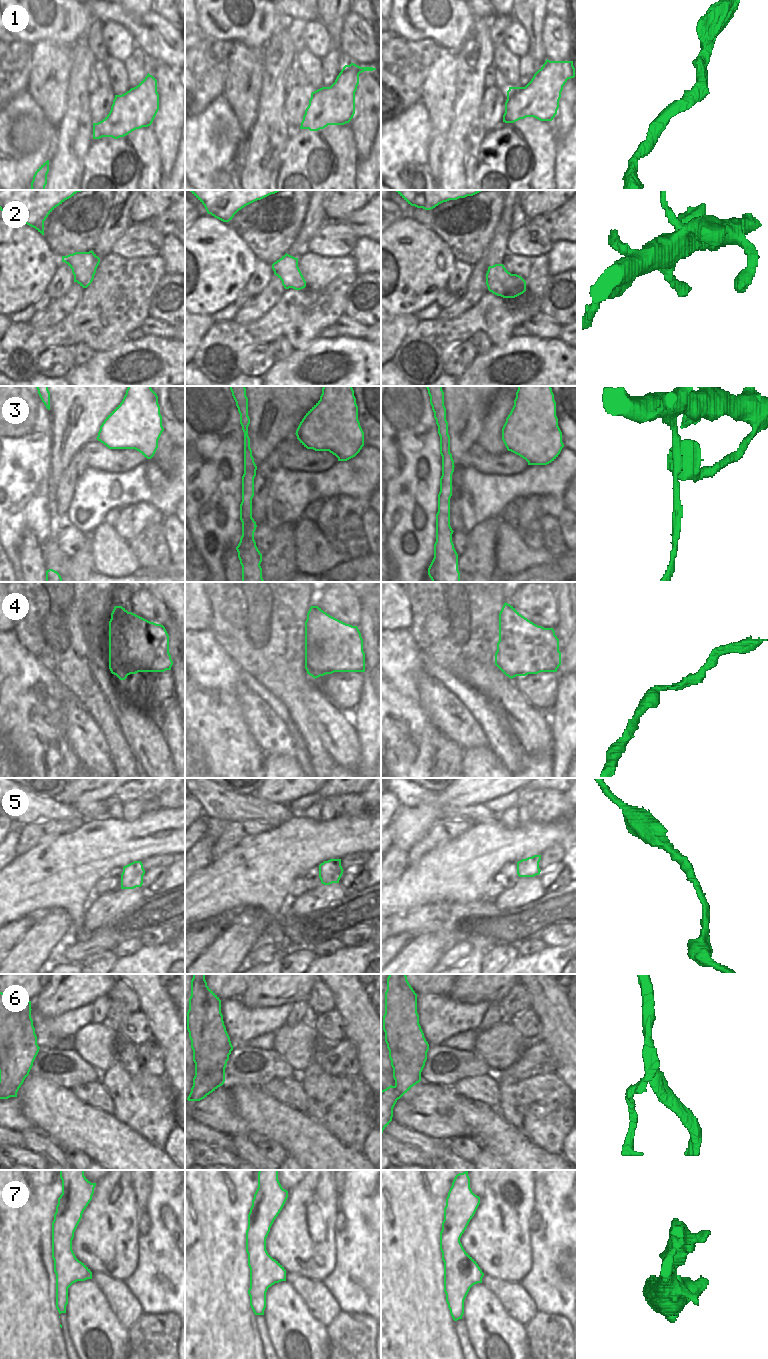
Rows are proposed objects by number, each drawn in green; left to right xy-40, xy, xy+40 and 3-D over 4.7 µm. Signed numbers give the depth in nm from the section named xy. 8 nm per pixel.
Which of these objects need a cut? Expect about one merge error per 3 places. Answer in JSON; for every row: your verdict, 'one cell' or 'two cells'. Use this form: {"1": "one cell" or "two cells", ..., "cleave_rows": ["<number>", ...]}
{"1": "two cells", "2": "one cell", "3": "two cells", "4": "two cells", "5": "one cell", "6": "two cells", "7": "one cell", "cleave_rows": ["1", "3", "4", "6"]}

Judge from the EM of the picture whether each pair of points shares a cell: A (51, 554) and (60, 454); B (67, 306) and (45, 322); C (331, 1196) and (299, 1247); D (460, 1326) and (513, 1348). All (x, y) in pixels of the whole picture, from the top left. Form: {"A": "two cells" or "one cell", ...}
{"A": "one cell", "B": "one cell", "C": "one cell", "D": "two cells"}

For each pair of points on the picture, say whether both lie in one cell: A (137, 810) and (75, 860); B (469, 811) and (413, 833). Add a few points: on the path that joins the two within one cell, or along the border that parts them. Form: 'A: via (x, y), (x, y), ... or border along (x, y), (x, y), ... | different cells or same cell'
A: border along (142, 812), (133, 820), (123, 819) | different cells
B: border along (462, 807), (444, 807), (441, 810), (440, 818) | different cells

